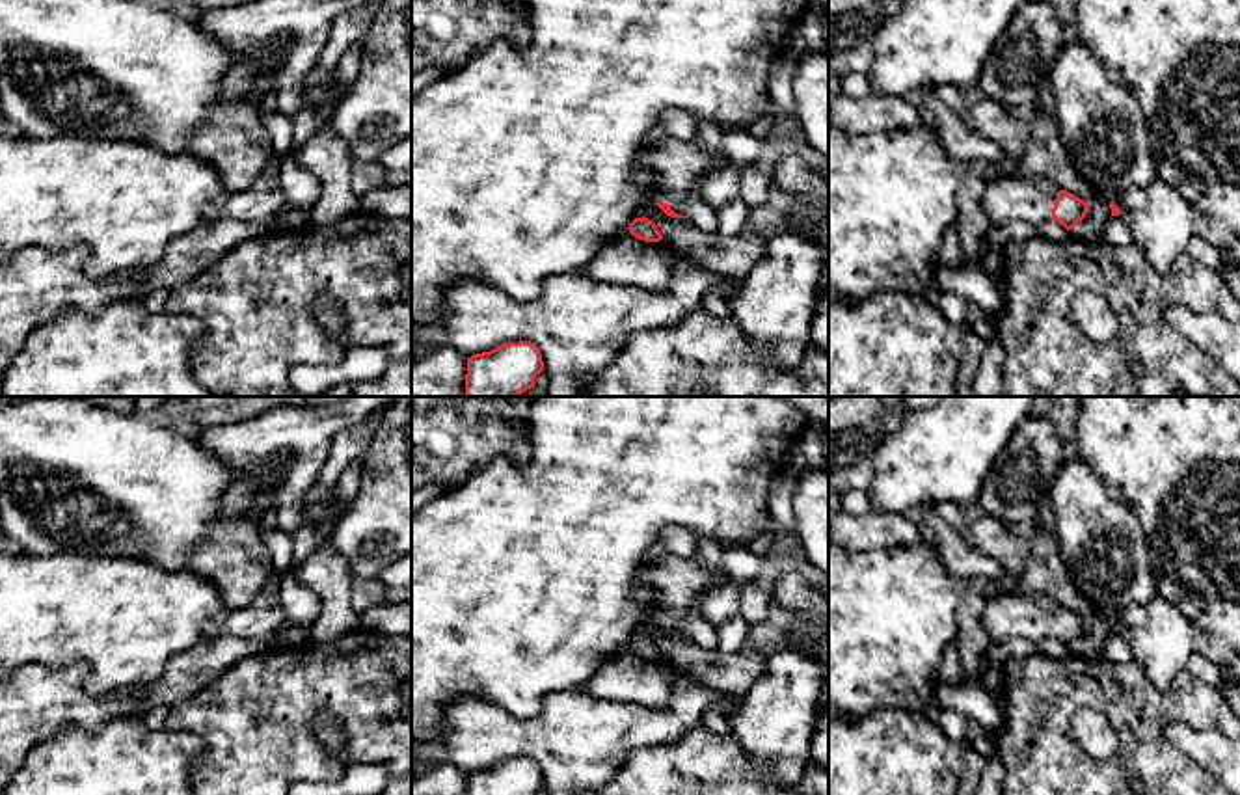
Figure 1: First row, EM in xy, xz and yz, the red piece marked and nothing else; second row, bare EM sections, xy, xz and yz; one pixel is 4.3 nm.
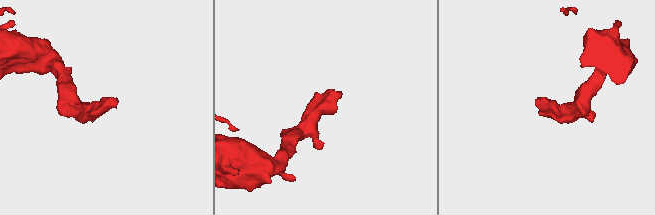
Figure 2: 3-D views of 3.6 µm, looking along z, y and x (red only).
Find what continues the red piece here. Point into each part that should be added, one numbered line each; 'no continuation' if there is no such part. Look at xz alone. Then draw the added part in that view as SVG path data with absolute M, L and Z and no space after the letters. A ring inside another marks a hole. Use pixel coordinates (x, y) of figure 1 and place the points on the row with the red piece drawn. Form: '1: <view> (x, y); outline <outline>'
1: xz (678, 166); outline M667 136L655 149L644 149L639 164L652 173L657 203L668 203L676 214L706 233L717 233L713 210L700 197L702 179L728 164L726 153L709 149L700 138Z

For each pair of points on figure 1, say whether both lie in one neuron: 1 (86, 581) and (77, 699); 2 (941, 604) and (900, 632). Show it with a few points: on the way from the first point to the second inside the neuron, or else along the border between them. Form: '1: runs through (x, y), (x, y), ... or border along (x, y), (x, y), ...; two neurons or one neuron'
1: border along (36, 661), (84, 661), (86, 689), (108, 695); two neurons
2: runs through (931, 604), (909, 622); one neuron

